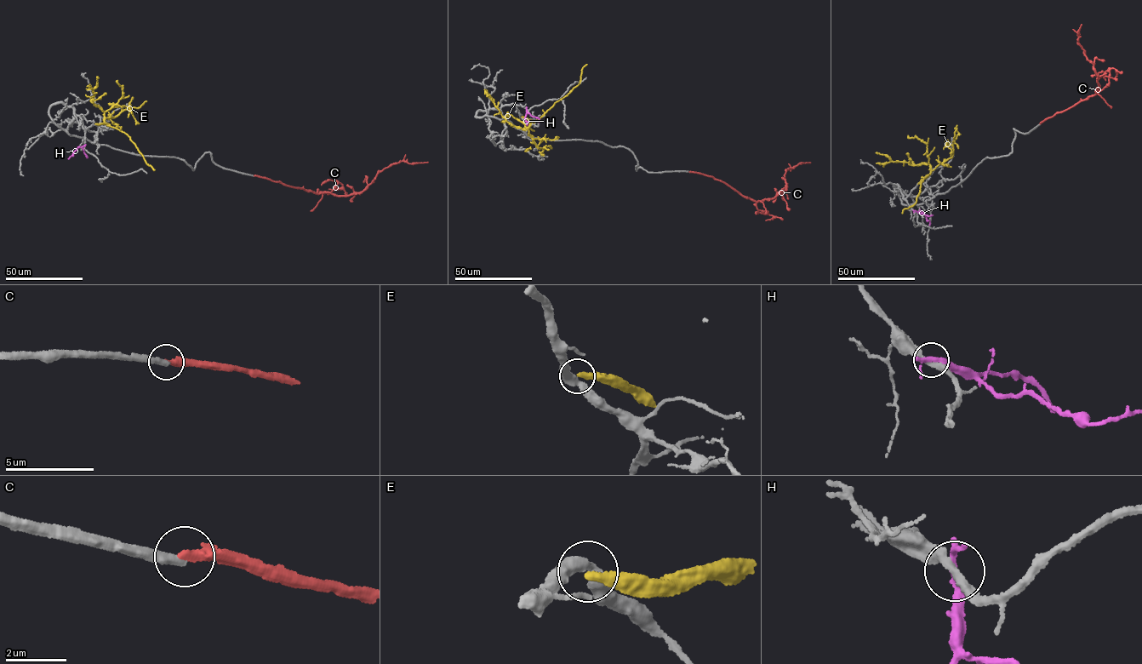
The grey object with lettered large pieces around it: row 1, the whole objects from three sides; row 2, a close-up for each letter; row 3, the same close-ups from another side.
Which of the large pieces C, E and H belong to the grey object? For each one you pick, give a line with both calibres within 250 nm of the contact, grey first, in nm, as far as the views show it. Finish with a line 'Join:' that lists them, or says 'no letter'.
Join: no letter

